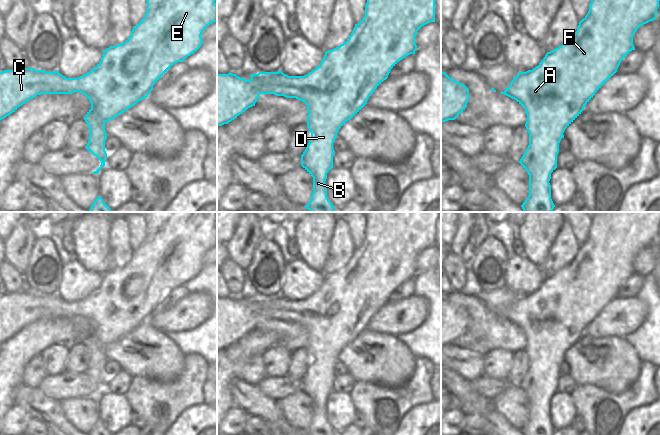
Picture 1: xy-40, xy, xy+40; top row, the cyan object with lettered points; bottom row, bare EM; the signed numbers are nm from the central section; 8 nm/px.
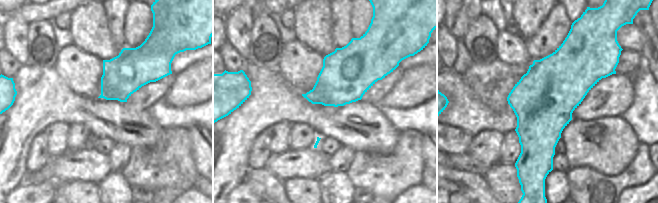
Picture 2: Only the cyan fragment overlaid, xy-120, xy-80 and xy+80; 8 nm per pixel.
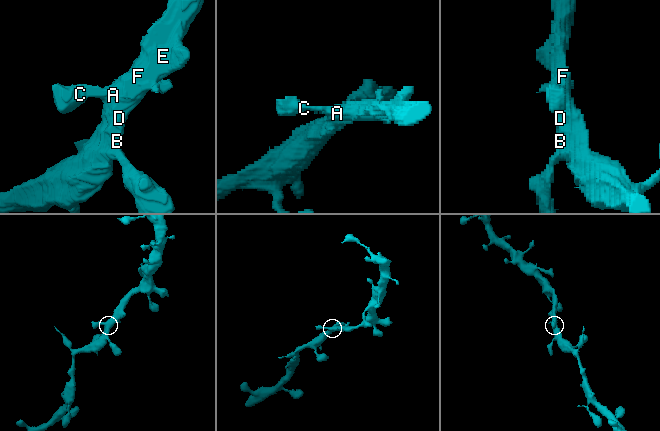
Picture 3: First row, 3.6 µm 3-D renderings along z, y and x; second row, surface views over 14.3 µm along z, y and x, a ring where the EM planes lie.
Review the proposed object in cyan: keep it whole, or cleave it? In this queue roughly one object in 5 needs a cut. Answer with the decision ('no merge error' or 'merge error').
no merge error

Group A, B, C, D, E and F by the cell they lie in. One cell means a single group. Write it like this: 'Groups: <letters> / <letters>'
Groups: A B C D E F

